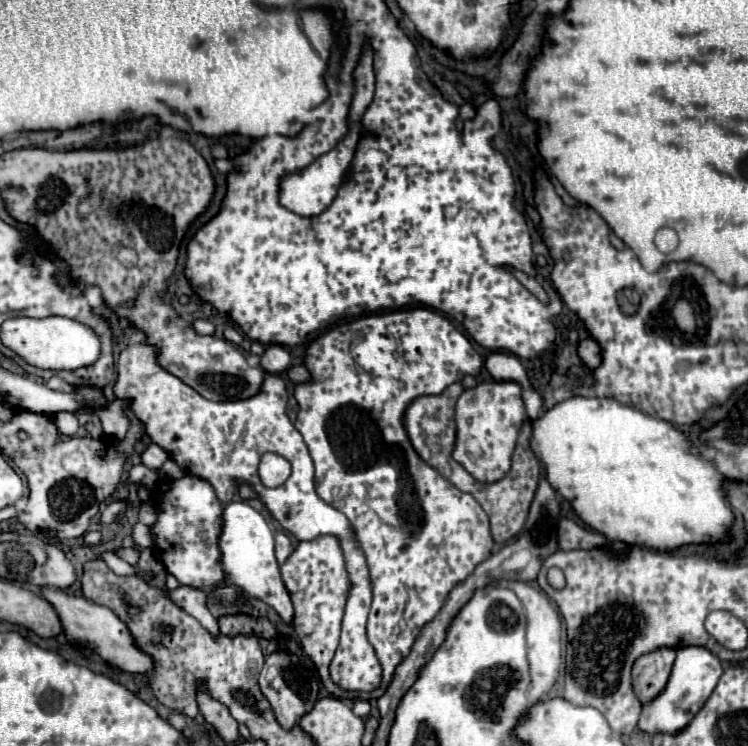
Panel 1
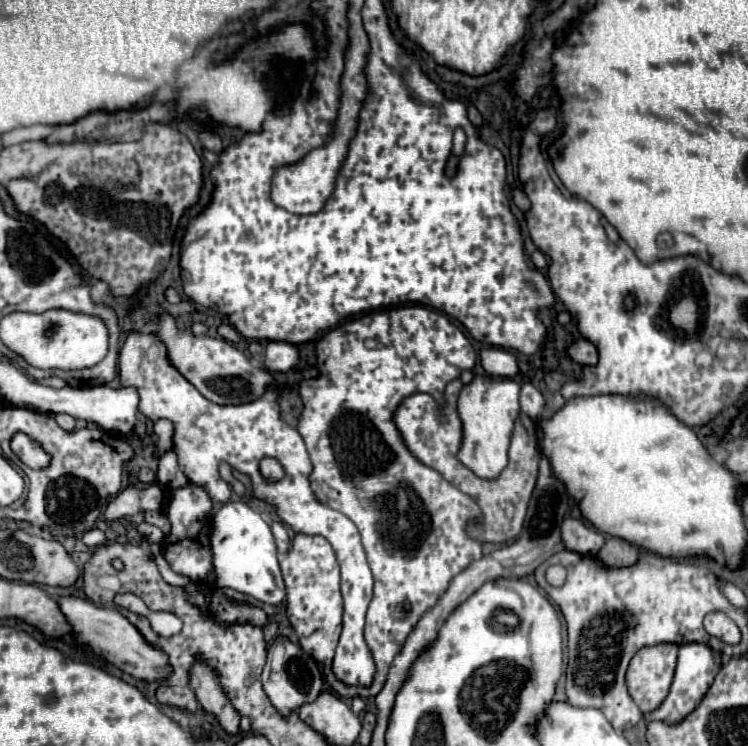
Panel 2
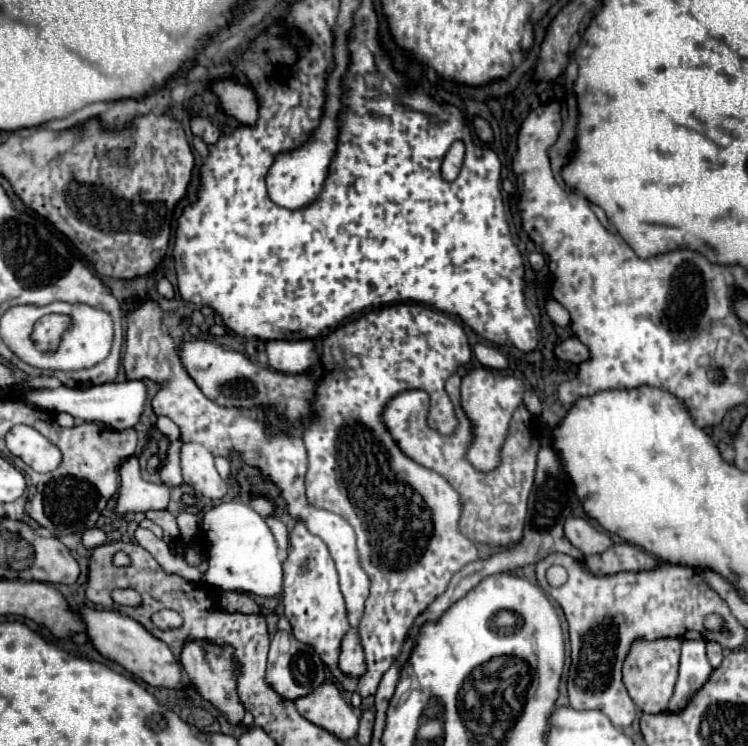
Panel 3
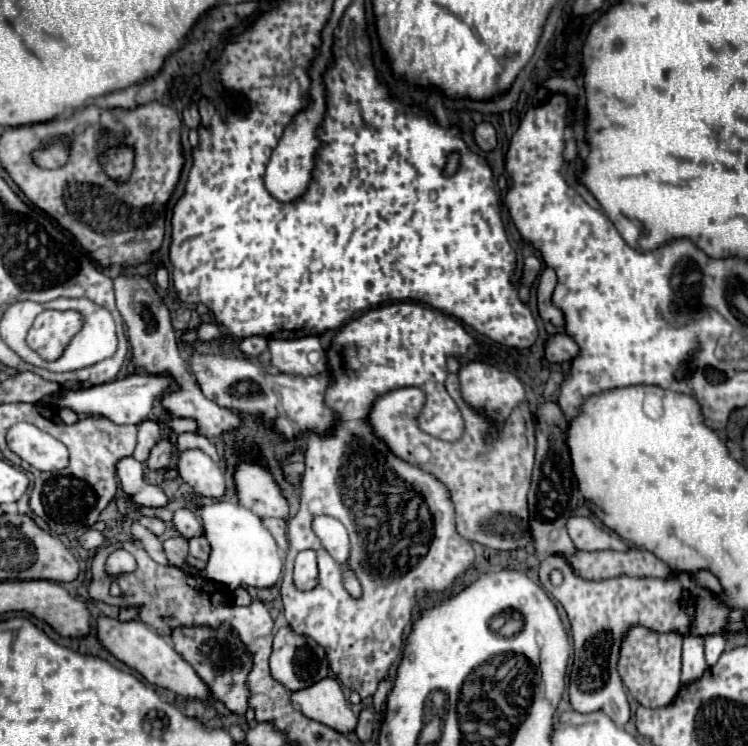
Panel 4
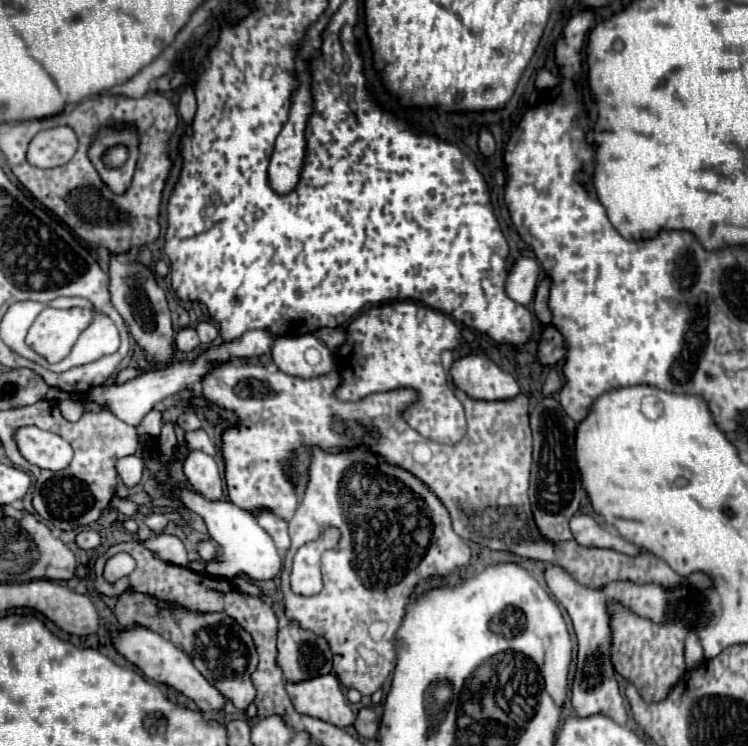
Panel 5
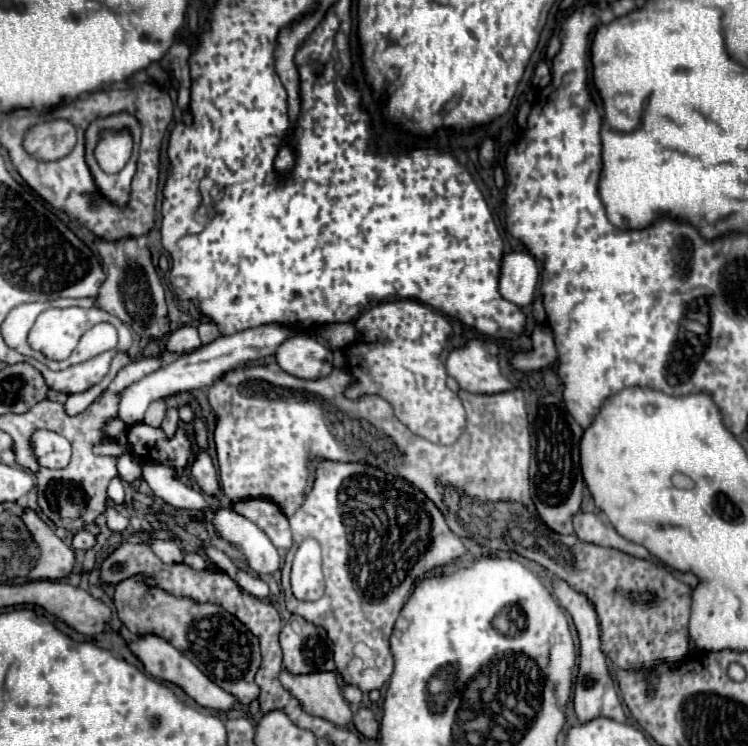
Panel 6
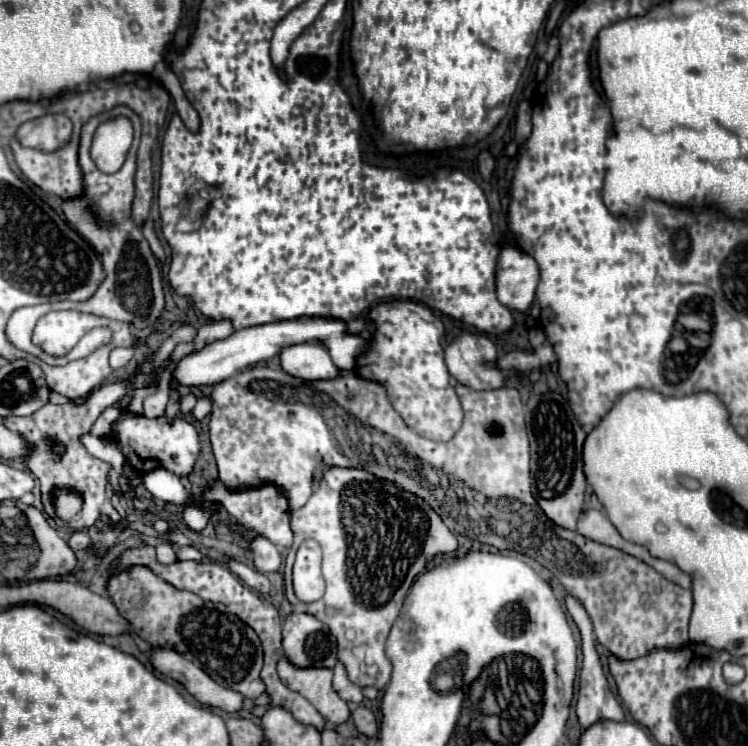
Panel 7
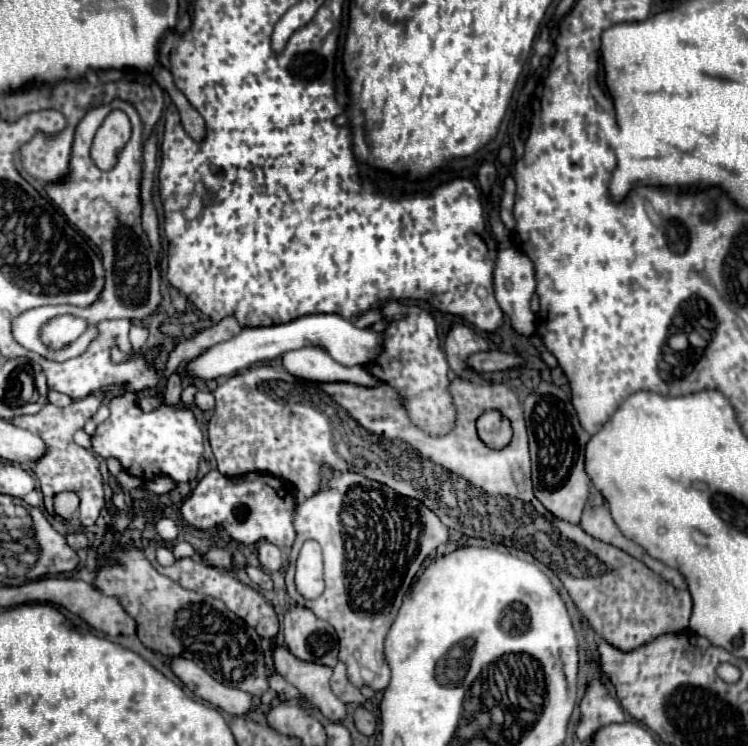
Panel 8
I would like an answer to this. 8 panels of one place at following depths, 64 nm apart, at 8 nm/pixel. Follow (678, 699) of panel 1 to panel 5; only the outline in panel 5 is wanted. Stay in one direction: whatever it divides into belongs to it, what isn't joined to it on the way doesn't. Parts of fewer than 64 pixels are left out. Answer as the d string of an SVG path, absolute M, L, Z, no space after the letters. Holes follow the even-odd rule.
M688 632L686 636L686 668L694 668L698 666L696 662L702 662L704 654L702 654L702 646L700 640L694 632Z

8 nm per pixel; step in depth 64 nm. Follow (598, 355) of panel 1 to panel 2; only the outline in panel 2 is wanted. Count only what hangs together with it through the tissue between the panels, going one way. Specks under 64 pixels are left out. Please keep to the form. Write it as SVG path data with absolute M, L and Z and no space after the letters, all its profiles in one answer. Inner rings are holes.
M576 340L566 348L566 354L578 362L578 364L596 364L598 362L598 352L594 348L594 344L590 344L588 340Z

